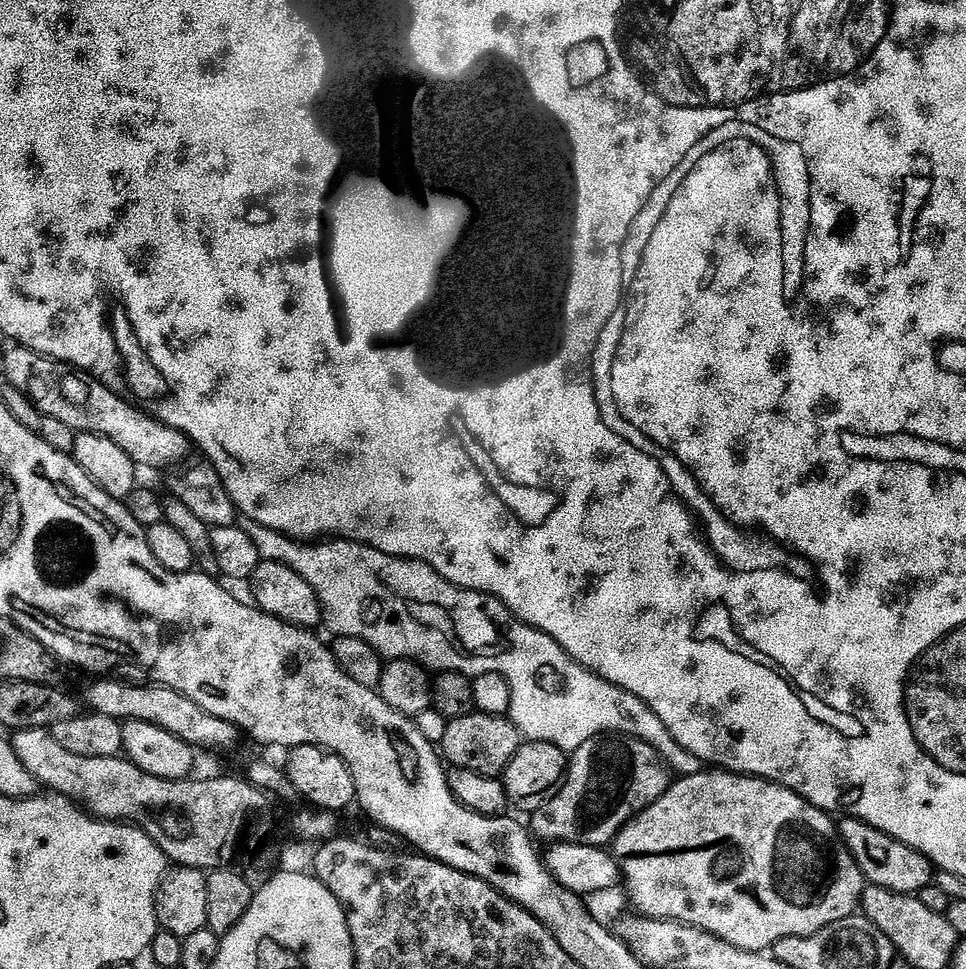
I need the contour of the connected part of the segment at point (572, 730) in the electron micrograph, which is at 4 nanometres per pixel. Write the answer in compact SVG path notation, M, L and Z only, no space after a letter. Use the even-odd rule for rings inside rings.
M245 519L242 527L246 534L250 534L250 538L254 542L254 546L258 546L258 554L261 560L277 560L279 564L290 566L290 570L294 570L298 574L302 574L302 578L306 578L306 582L310 582L310 586L314 586L314 590L318 594L321 606L324 607L323 623L328 624L328 628L332 631L333 637L338 636L353 636L354 638L362 638L366 642L370 642L370 646L374 646L374 650L380 653L381 657L388 660L414 660L417 664L424 665L425 668L433 673L439 674L442 672L460 672L463 676L475 678L482 672L497 672L506 678L506 682L512 691L512 711L510 719L520 731L521 737L525 741L541 740L542 742L550 742L554 746L558 746L563 752L569 754L578 751L588 740L595 740L605 734L623 734L626 736L637 736L642 742L651 744L653 750L664 759L665 764L673 773L679 774L681 777L693 776L702 770L702 761L694 754L690 754L681 744L676 741L670 734L670 730L666 728L662 722L662 718L658 718L658 714L654 714L654 710L650 710L650 706L640 700L634 694L630 694L626 690L622 690L618 686L614 686L610 682L606 682L601 676L595 676L589 668L583 668L580 663L567 652L557 640L547 636L545 632L539 632L536 628L531 628L529 624L524 623L508 607L497 600L494 596L488 596L485 592L472 592L468 588L457 588L455 584L451 584L448 580L434 571L423 560L401 560L398 556L387 556L384 552L379 552L376 548L370 548L366 544L357 544L350 540L333 539L331 542L320 542L315 546L305 546L299 540L293 540L284 535L278 530L270 530L270 526L262 526L257 520Z

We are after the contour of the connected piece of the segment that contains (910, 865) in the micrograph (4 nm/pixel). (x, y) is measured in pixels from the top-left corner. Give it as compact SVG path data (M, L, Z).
M844 818L839 821L838 827L844 845L858 862L869 885L884 888L888 892L919 894L922 889L933 883L934 865L918 850L898 842L892 836L887 836L882 830L870 826L864 820Z

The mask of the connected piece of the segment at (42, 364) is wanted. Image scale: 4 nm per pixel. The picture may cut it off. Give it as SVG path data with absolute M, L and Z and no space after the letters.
M12 346L4 356L7 383L13 384L15 388L22 390L22 394L31 398L42 415L53 416L66 422L71 428L97 432L118 442L118 446L122 446L122 450L126 450L126 454L130 454L130 458L141 469L172 468L194 452L194 445L187 434L156 419L155 415L149 414L131 399L123 400L118 393L111 392L104 385L107 383L84 374L81 375L81 380L76 376L64 376L60 384L56 384L56 368L57 361L51 356L43 356L41 352L23 346Z

